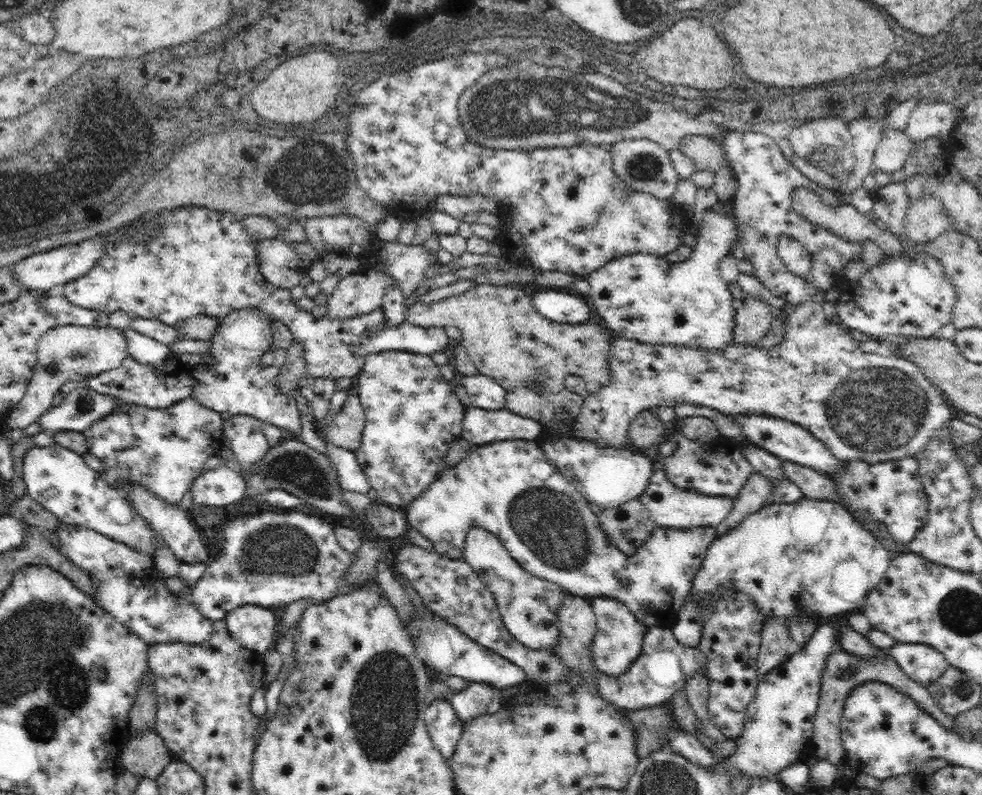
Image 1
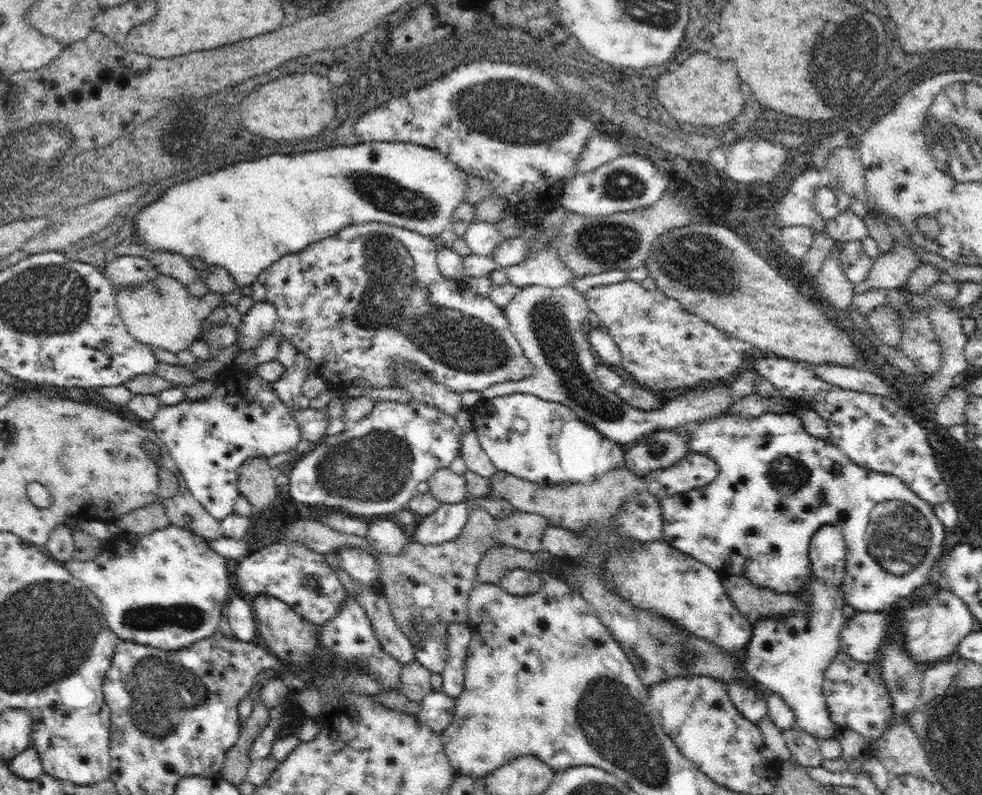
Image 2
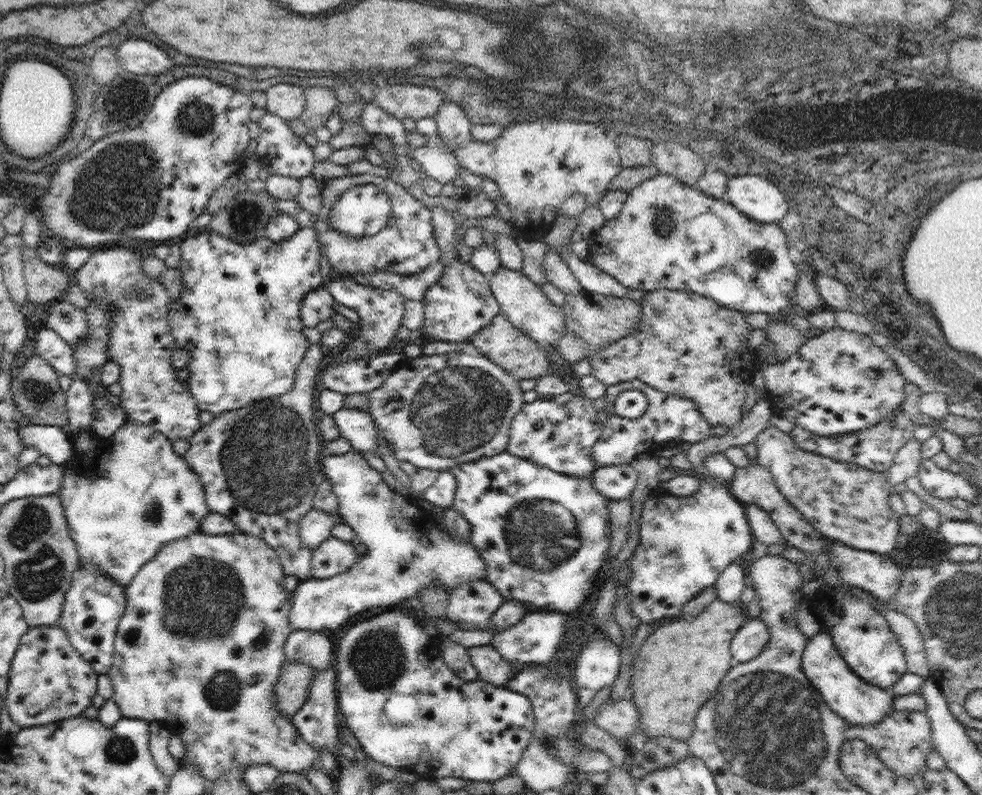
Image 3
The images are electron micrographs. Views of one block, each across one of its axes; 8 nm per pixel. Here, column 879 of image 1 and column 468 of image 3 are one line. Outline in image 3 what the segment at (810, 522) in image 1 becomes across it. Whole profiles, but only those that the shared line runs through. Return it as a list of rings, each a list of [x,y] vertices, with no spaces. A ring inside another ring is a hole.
[[[356,449],[349,450],[346,454],[324,456],[322,468],[326,479],[328,479],[337,496],[339,513],[342,515],[342,522],[346,523],[356,533],[356,541],[365,546],[364,554],[354,561],[350,570],[344,571],[330,578],[317,579],[312,577],[301,581],[298,587],[293,590],[292,609],[290,609],[290,626],[292,630],[323,632],[335,629],[348,621],[352,615],[362,612],[372,606],[394,607],[402,602],[404,598],[416,596],[430,584],[440,584],[448,591],[458,588],[462,584],[468,584],[472,580],[486,578],[486,563],[476,550],[472,541],[458,541],[452,539],[448,533],[440,529],[436,516],[422,509],[415,499],[401,495],[391,490],[380,472],[374,470],[366,462],[363,454]]]

